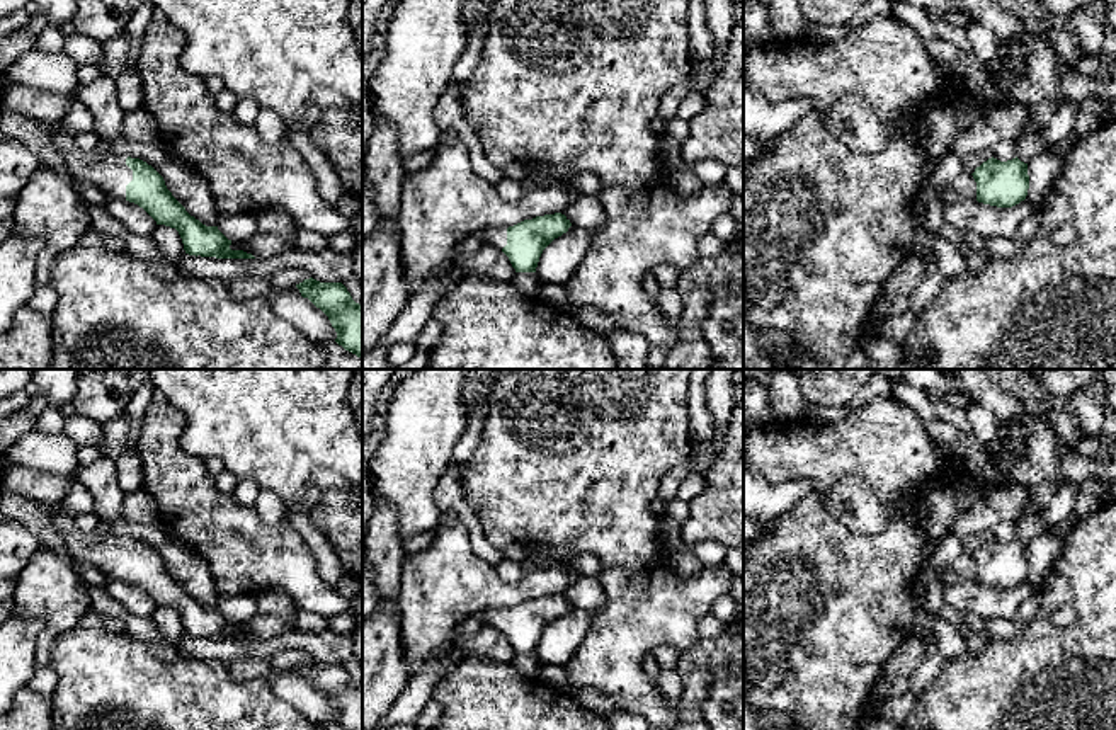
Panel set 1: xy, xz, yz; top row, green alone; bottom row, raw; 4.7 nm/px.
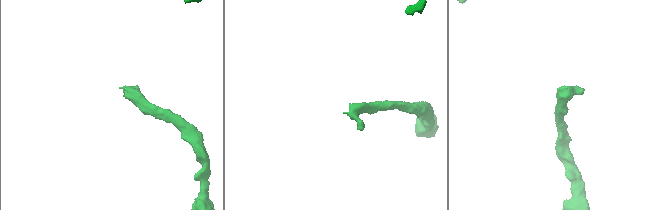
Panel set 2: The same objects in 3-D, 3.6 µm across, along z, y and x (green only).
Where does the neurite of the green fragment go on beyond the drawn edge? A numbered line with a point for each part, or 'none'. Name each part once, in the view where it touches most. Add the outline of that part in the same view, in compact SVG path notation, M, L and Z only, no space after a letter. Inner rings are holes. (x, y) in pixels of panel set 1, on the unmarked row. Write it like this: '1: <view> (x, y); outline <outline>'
1: xy (109, 553); outline M39 505L49 514L73 558L94 565L105 575L126 580L126 567L133 562L133 551L126 546L128 538L85 533L75 524L73 516L63 505Z

